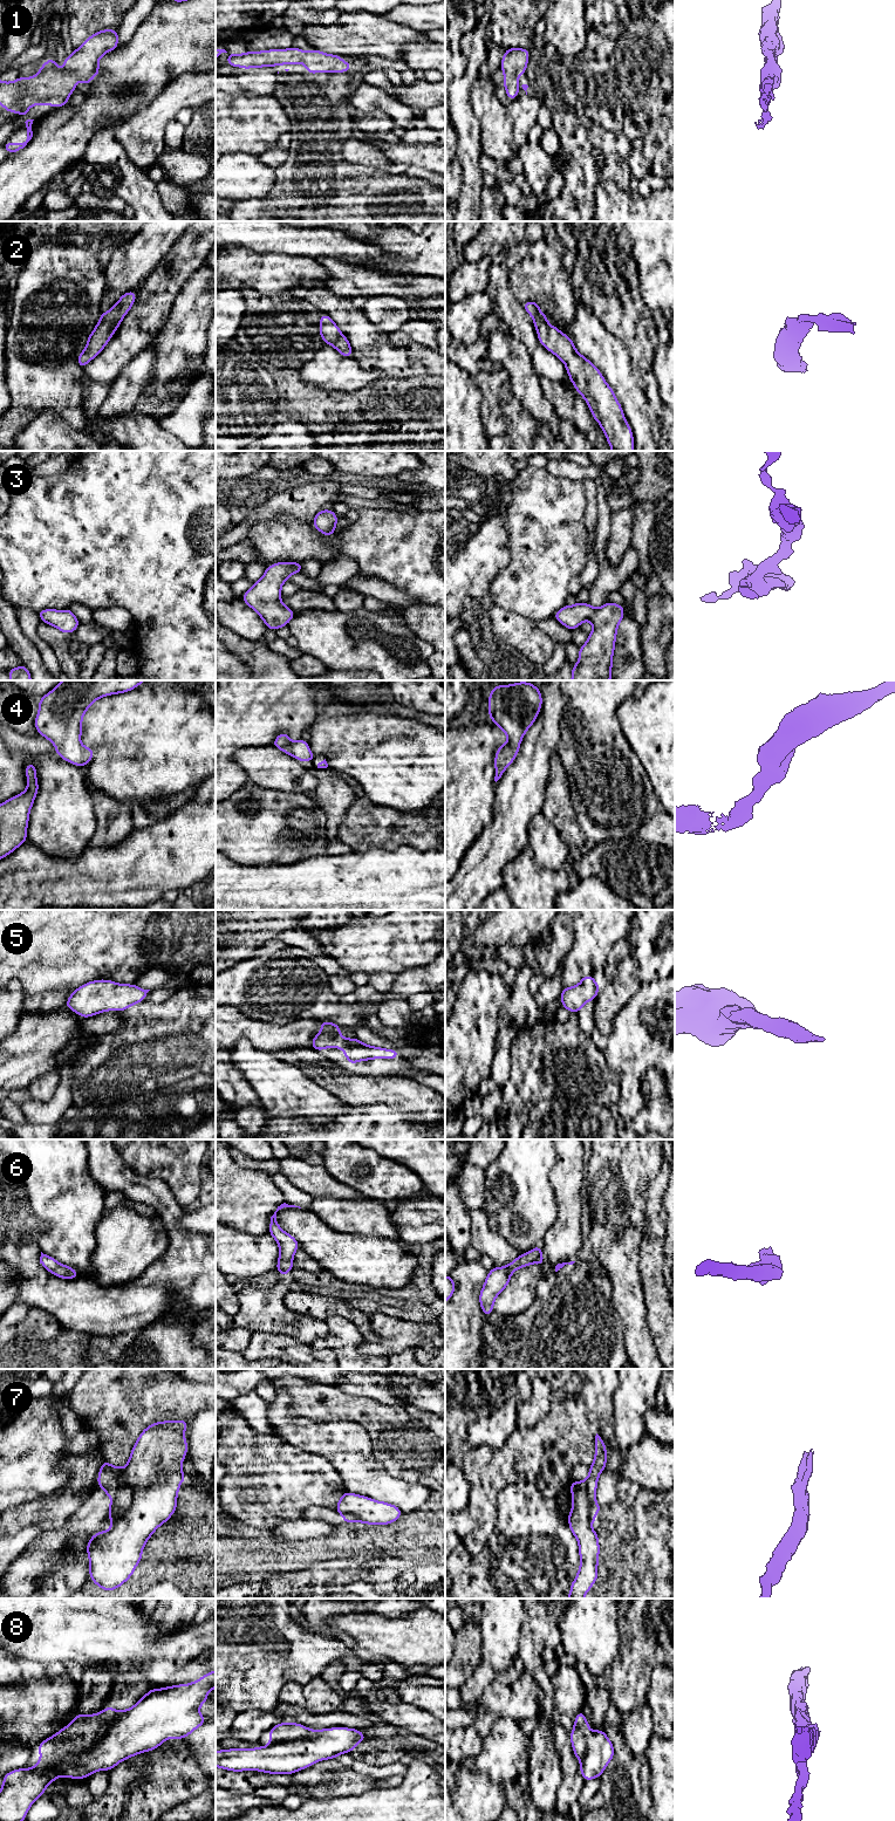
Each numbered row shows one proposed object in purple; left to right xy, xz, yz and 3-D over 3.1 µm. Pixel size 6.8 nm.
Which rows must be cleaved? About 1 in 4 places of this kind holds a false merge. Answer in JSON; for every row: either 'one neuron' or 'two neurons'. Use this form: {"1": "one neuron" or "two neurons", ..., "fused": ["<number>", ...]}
{"1": "one neuron", "2": "one neuron", "3": "one neuron", "4": "one neuron", "5": "one neuron", "6": "one neuron", "7": "two neurons", "8": "two neurons", "fused": ["7", "8"]}

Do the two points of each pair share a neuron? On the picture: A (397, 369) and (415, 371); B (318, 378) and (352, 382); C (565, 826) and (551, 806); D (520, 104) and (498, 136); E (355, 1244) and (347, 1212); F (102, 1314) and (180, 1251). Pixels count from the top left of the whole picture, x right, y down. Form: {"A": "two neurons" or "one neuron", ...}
{"A": "one neuron", "B": "one neuron", "C": "one neuron", "D": "two neurons", "E": "two neurons", "F": "one neuron"}

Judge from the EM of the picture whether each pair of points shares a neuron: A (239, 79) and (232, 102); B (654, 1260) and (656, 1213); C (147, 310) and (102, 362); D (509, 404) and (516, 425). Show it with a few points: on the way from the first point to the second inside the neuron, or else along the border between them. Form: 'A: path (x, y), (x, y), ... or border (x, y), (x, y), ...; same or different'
A: border (227, 91), (262, 94); different
B: path (654, 1248), (655, 1225); same
C: path (134, 317), (134, 330), (116, 348); same
D: path (512, 409), (516, 420); same

